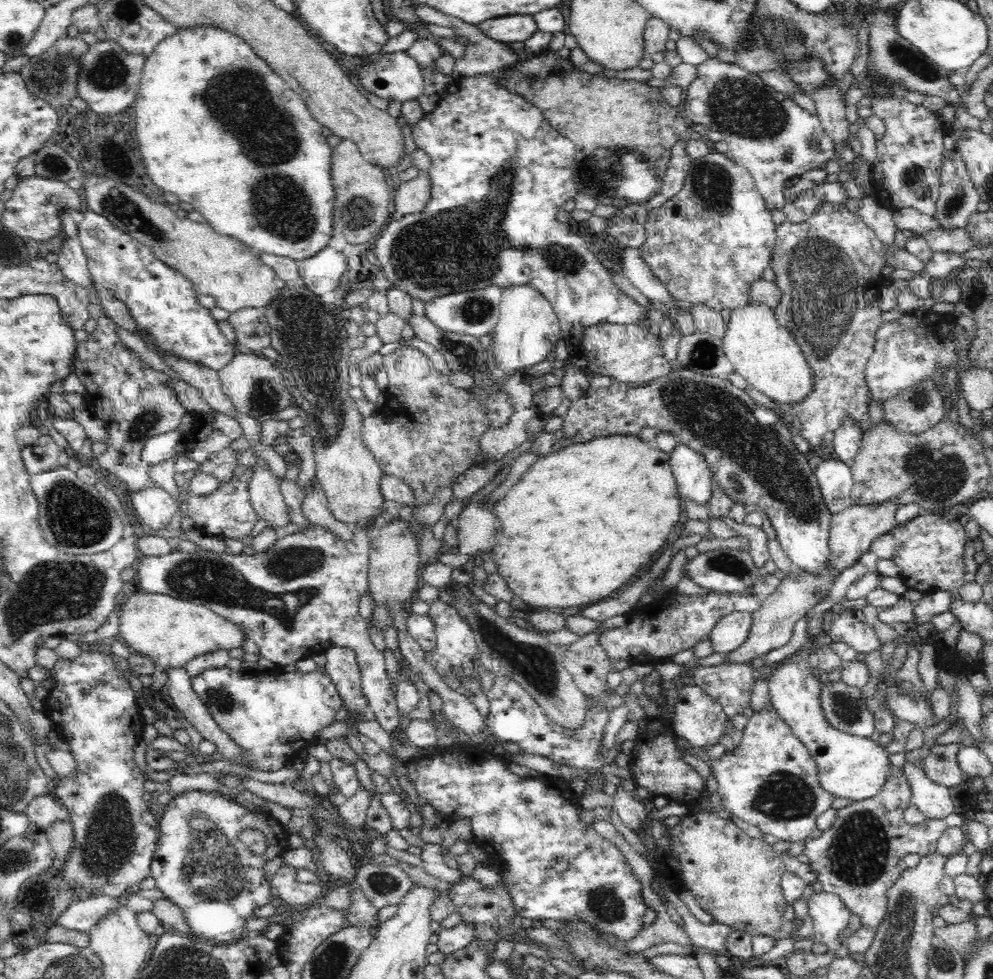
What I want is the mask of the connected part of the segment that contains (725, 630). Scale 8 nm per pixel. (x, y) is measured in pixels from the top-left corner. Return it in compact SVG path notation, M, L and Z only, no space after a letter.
M732 612L722 616L714 626L708 640L712 641L714 652L729 653L748 639L753 624L750 612Z

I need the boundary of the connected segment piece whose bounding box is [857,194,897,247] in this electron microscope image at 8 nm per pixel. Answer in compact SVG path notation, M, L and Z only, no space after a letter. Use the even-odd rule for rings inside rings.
M865 194L859 201L857 213L863 218L878 238L884 244L894 246L894 234L896 234L897 224L894 220L894 210L882 206L878 200L874 200L869 194Z

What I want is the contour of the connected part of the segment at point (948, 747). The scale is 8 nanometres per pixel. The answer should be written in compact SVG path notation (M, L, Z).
M960 743L935 744L928 756L922 761L927 778L946 788L963 783L966 776L961 772L957 761L957 754L960 749Z

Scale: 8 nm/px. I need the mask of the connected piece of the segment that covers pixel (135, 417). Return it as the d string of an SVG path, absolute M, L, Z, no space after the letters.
M105 314L97 319L96 328L87 335L85 340L77 344L74 351L73 372L80 378L80 382L84 384L86 389L85 394L83 394L83 400L86 400L86 404L81 405L86 407L94 418L100 418L104 422L109 436L106 452L97 455L93 459L93 464L100 466L103 472L116 474L121 483L125 483L127 486L127 491L134 493L149 488L149 486L157 486L148 475L150 464L142 461L140 456L145 442L153 436L176 430L187 410L176 398L176 391L172 389L174 384L169 383L170 377L165 373L156 371L144 363L137 353L130 351L116 335L116 326L117 324Z

